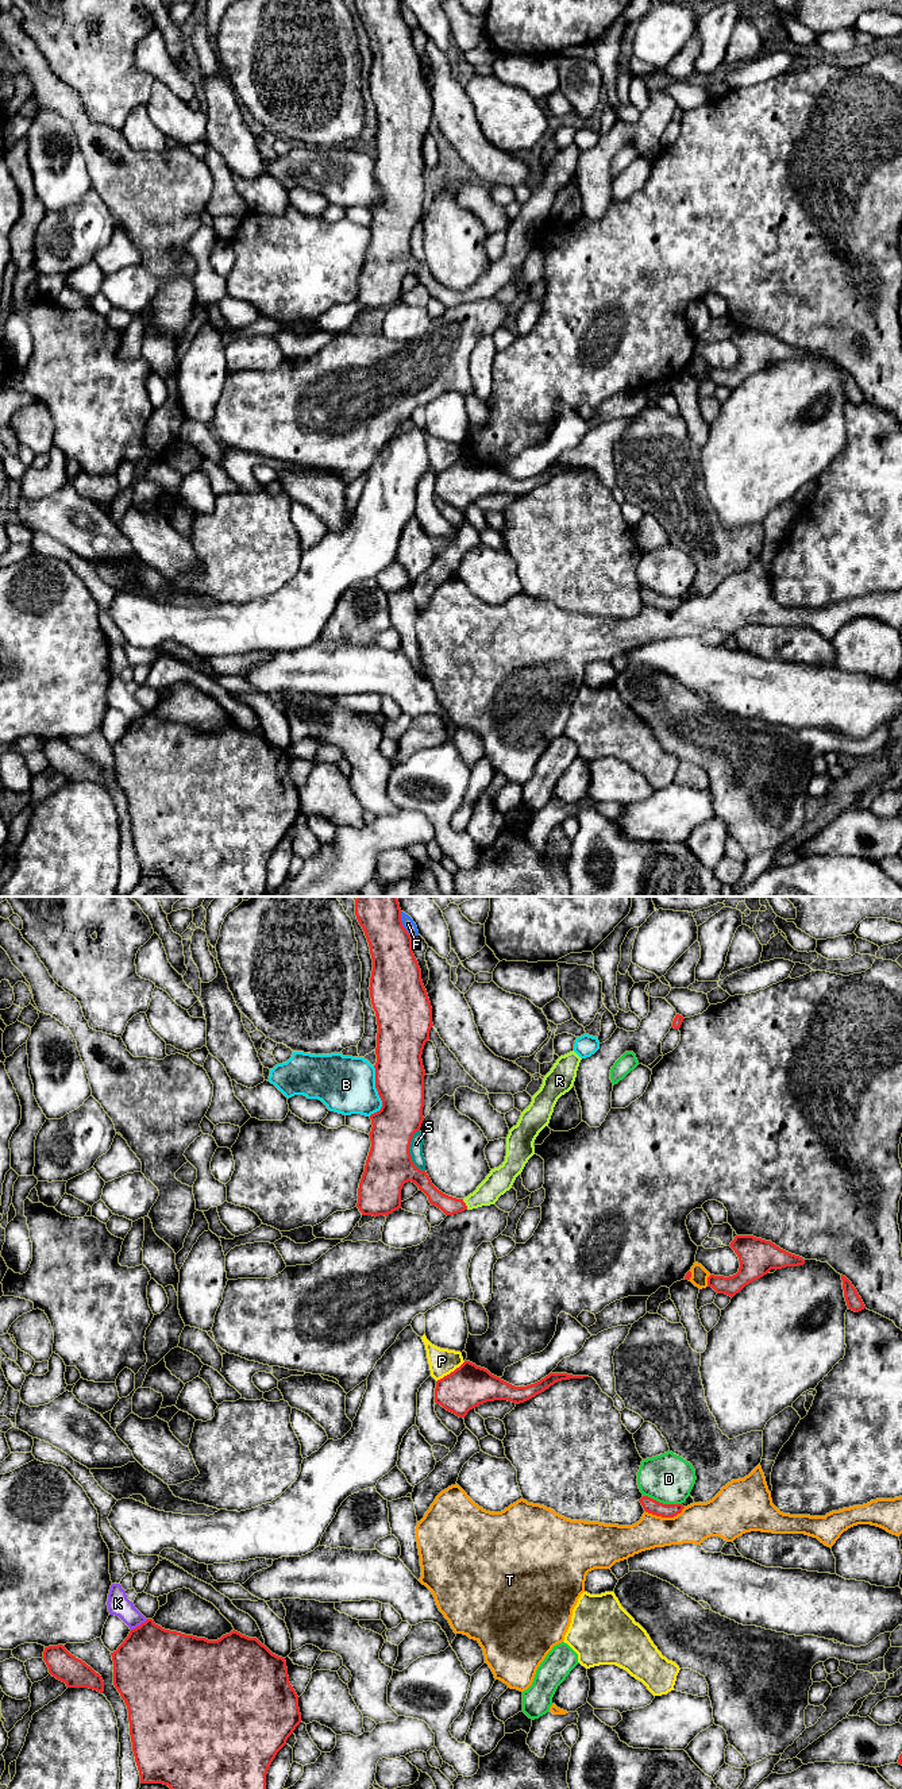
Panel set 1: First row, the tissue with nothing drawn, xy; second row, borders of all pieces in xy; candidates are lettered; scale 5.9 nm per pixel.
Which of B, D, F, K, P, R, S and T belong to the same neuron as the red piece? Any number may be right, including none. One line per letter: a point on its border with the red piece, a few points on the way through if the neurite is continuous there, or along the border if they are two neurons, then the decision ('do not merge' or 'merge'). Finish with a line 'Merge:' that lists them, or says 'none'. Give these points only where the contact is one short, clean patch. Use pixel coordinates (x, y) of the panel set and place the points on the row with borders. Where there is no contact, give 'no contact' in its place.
B: xy (378, 1092) | do not merge
D: xy (662, 1503) | do not merge
F: xy (401, 925) | do not merge
K: xy (141, 1624) | do not merge
P: xy (451, 1372) | do not merge
R: xy (465, 1205) | across xy (448, 1205), (465, 1205), (482, 1196), (498, 1180) | merge
S: xy (408, 1152) | do not merge
T: xy (665, 1516) | do not merge
Merge: R

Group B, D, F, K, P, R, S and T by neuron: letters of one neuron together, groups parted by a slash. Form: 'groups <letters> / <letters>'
groups B / D / F / K / P / R / S / T

